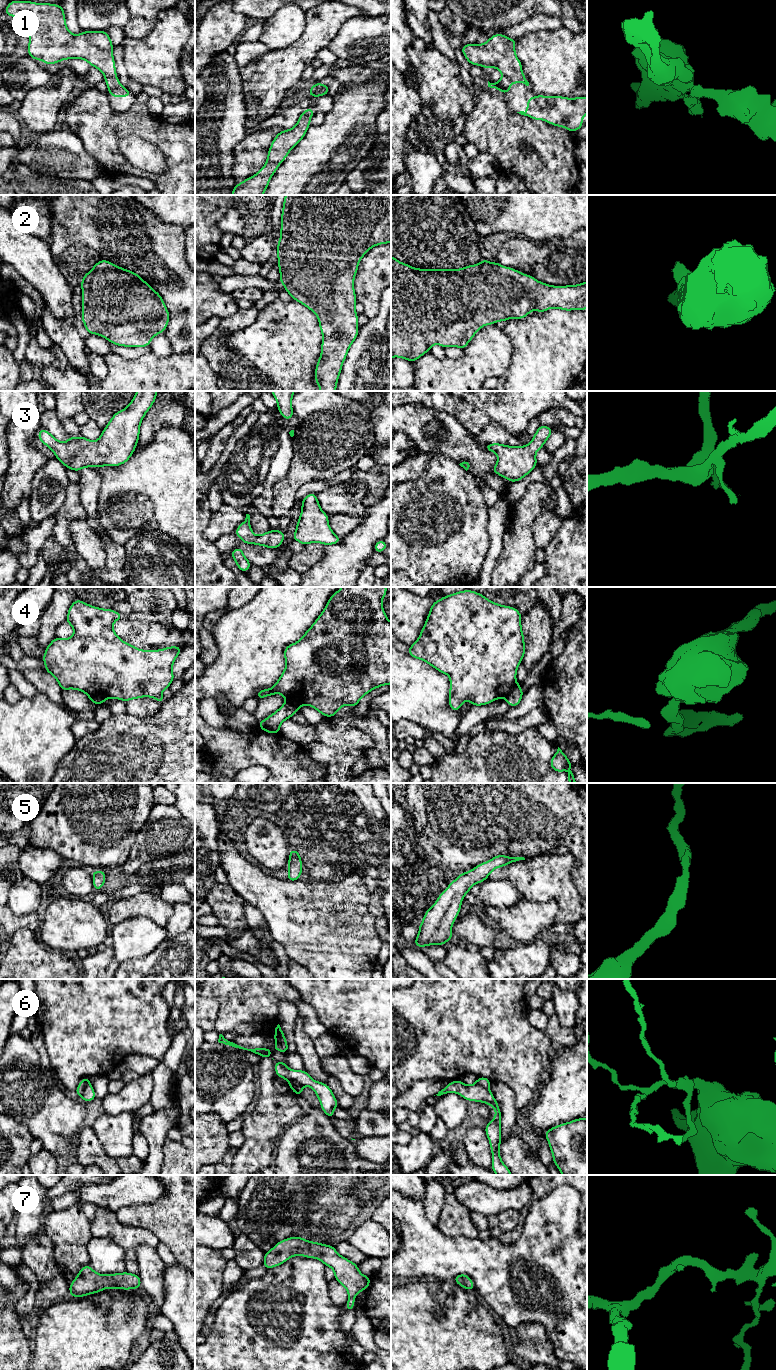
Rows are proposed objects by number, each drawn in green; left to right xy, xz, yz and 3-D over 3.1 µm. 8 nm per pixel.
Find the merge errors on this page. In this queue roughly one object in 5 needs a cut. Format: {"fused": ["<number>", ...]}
{"fused": ["4", "6"]}

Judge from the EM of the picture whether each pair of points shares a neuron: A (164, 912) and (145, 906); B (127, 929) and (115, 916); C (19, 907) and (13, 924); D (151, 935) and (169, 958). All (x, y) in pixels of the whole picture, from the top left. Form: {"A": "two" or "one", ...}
{"A": "one", "B": "two", "C": "two", "D": "two"}

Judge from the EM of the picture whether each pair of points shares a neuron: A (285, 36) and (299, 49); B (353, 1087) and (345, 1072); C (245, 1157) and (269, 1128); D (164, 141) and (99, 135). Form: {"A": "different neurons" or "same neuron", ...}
{"A": "different neurons", "B": "same neuron", "C": "same neuron", "D": "same neuron"}

